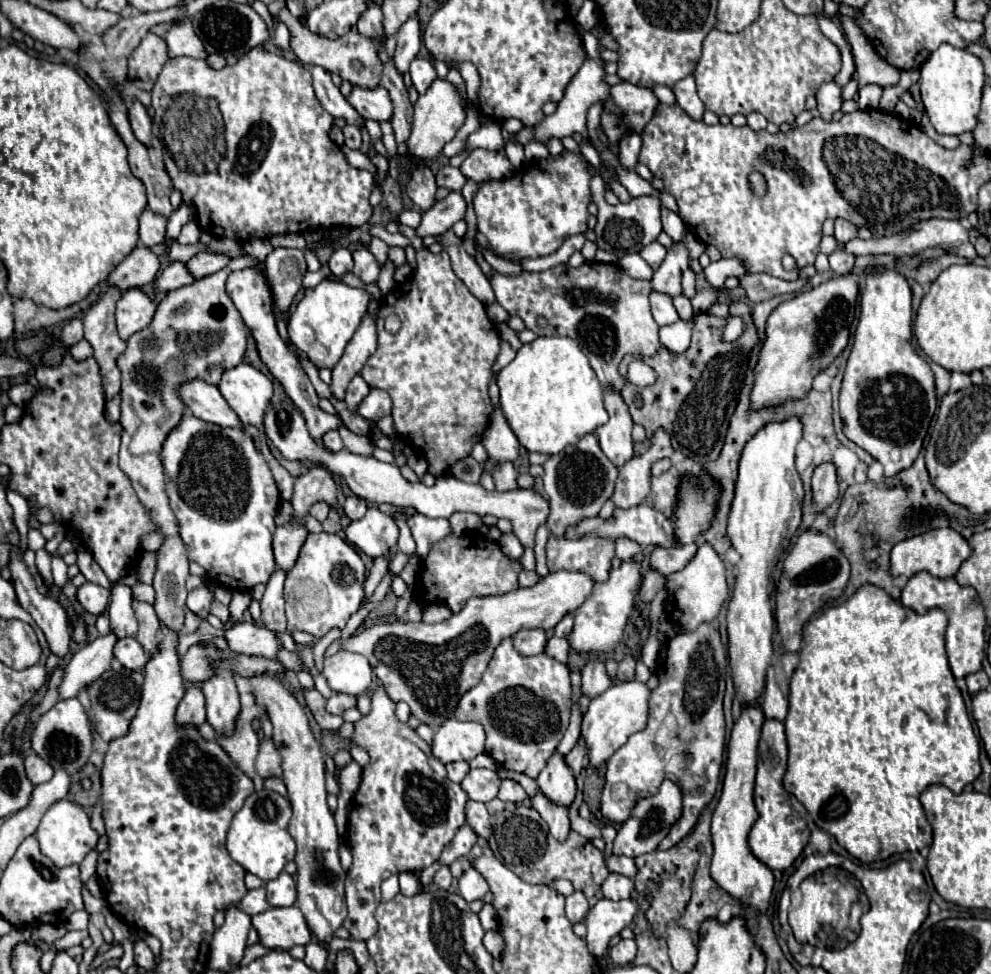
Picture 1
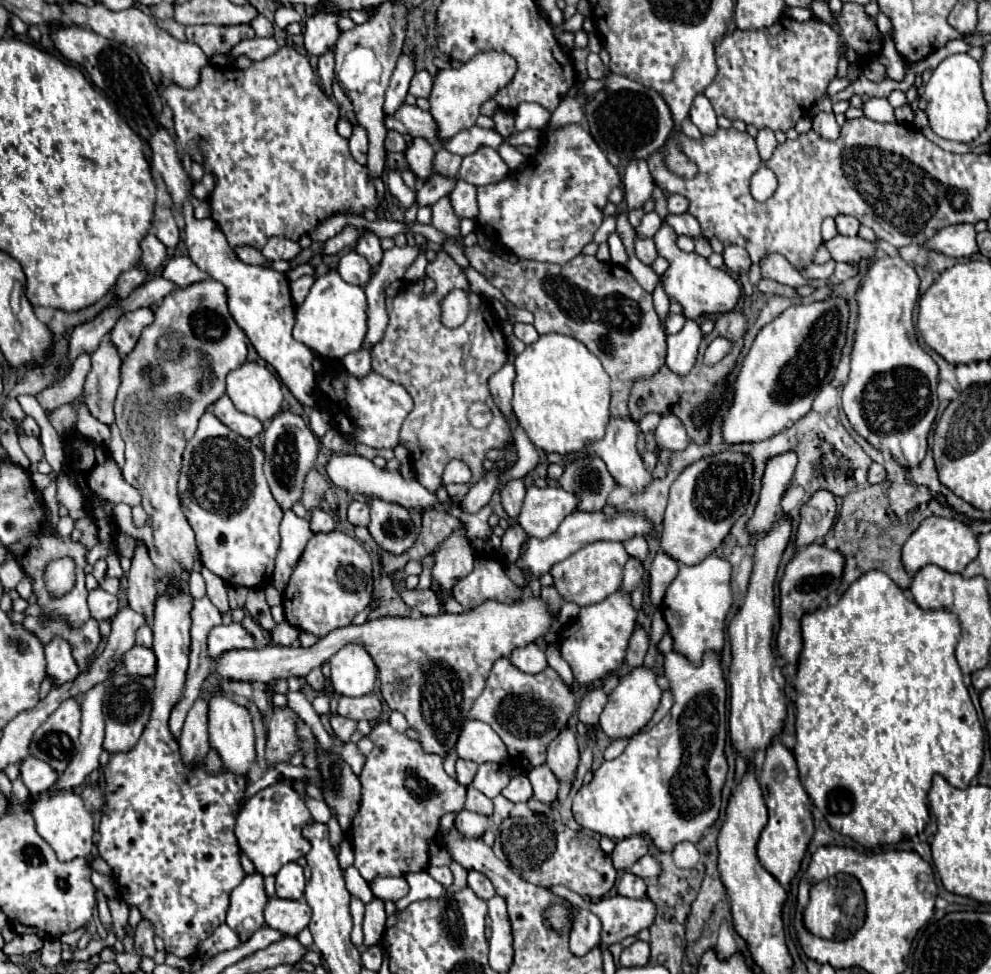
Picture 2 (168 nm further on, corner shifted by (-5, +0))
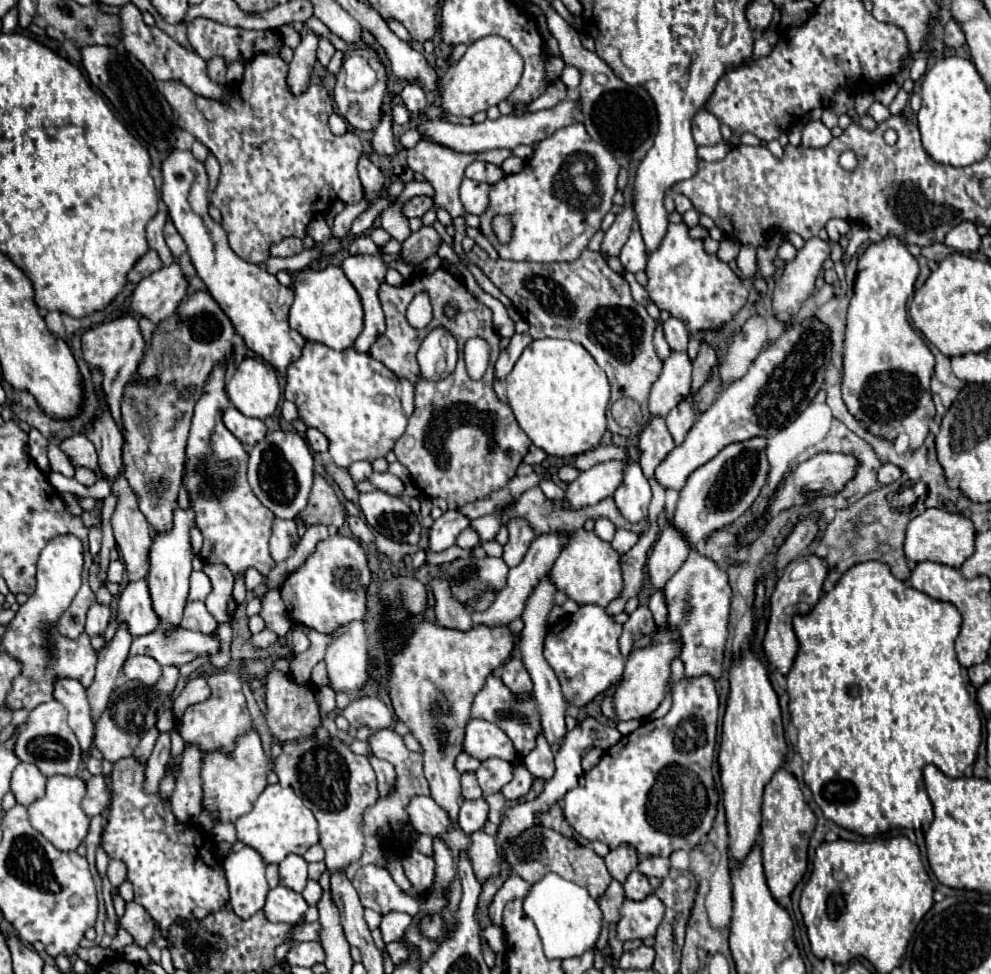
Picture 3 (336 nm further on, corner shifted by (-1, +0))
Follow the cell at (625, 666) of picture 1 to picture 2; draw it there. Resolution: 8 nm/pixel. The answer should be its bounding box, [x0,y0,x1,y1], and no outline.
[625,628,649,670]

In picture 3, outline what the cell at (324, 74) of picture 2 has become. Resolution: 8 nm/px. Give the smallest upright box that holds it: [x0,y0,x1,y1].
[317,36,335,66]

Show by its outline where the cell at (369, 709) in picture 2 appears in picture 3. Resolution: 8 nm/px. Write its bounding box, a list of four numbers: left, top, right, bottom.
[343,698,393,730]

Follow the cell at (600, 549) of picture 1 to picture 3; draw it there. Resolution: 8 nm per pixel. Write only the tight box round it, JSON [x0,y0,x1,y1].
[551,528,623,606]

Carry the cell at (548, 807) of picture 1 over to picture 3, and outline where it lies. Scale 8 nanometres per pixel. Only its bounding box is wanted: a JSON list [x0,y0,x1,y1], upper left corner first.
[525,734,553,780]

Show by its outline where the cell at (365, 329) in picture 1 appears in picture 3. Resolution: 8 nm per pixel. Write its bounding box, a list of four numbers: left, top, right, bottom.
[401,226,441,264]

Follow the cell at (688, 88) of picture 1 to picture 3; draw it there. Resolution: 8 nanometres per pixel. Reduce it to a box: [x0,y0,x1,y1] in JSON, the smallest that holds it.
[693,110,723,146]

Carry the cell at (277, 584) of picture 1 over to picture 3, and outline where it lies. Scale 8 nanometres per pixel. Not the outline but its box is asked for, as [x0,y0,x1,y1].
[269,518,299,562]

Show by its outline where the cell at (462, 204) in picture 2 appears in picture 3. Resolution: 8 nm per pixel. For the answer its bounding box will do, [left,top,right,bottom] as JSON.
[461,178,491,216]

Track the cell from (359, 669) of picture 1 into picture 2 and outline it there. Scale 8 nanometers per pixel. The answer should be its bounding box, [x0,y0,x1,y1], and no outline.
[329,644,377,696]

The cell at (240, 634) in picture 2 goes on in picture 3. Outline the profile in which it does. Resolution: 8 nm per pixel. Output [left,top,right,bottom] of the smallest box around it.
[131,626,219,666]

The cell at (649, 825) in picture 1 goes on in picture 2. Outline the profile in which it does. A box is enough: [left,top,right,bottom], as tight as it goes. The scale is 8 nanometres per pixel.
[611,836,649,868]

